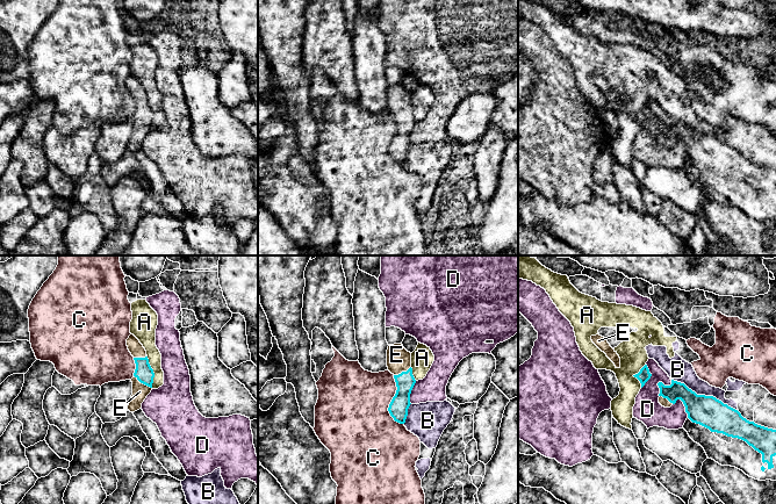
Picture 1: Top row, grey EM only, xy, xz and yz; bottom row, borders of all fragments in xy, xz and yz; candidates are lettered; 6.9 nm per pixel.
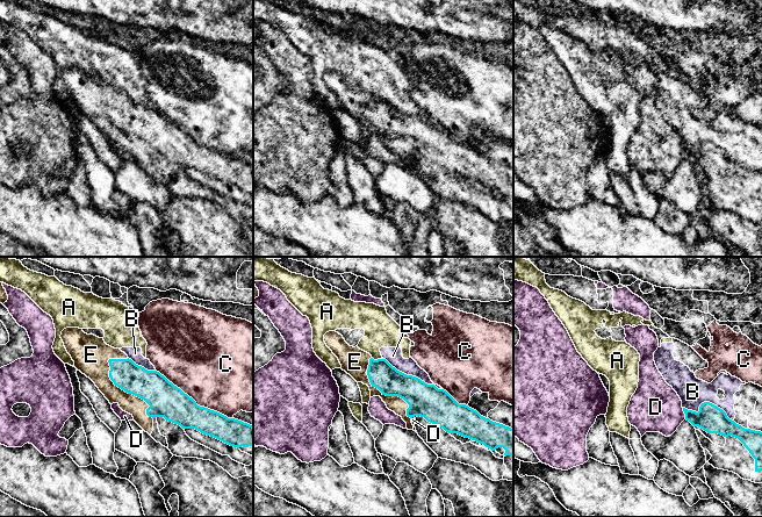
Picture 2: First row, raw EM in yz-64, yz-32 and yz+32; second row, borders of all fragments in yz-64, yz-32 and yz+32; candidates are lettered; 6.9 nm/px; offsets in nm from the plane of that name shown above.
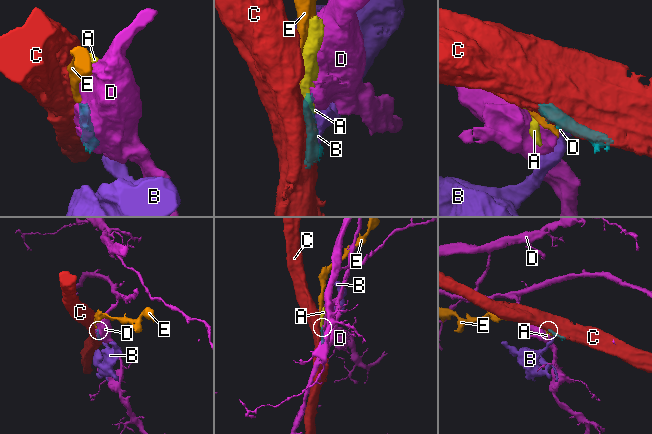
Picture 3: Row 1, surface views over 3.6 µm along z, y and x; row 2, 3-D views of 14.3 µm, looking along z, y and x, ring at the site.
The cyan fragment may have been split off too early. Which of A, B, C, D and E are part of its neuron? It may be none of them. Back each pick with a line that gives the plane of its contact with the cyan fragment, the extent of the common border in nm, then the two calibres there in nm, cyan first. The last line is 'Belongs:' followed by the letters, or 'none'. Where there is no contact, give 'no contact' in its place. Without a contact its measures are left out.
E: meets cyan in xy; contact 160 nm long; 120 nm thick on the cyan side, 110 nm on the other
Belongs: E

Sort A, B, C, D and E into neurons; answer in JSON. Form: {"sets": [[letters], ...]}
{"sets": [["A", "B"], ["C"], ["D"], ["E"]]}

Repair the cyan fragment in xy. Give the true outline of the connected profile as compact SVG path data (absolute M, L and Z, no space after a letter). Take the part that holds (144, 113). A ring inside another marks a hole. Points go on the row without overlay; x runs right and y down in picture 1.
M134 74L127 79L127 86L136 103L131 118L132 135L128 145L128 150L135 152L142 147L142 143L151 132L155 113L149 103L145 88Z

